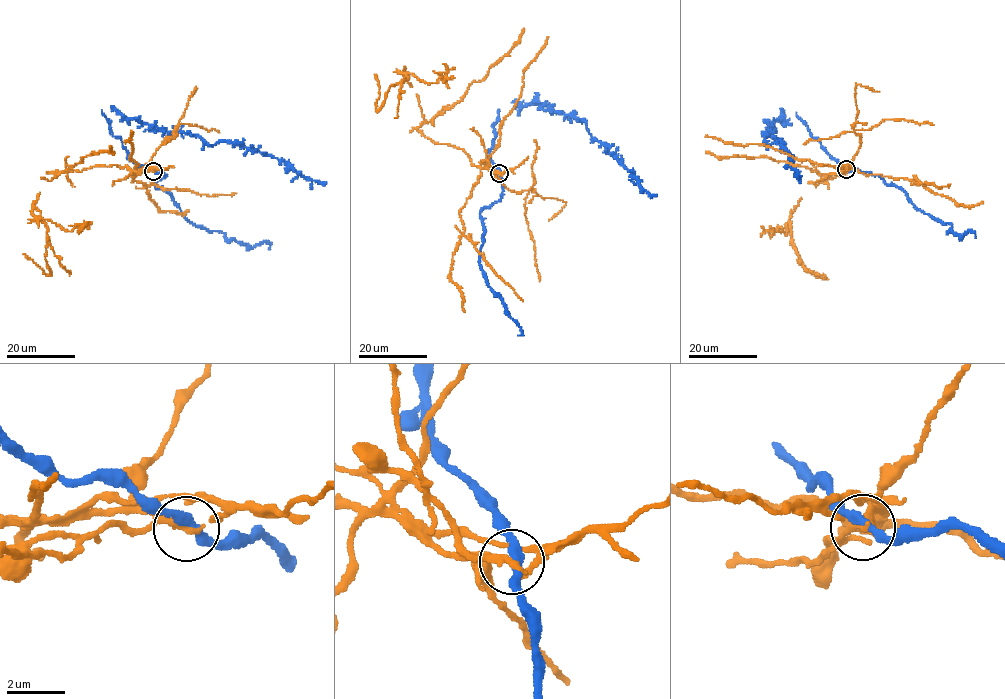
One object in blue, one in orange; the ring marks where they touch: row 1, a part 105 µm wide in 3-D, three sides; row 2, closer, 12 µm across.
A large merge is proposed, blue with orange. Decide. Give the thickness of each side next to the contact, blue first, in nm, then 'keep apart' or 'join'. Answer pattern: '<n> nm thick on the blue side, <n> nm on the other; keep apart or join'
280 nm thick on the blue side, 280 nm on the other; keep apart

